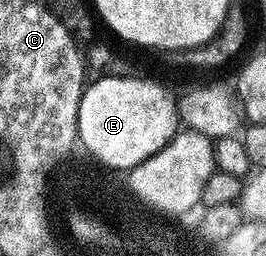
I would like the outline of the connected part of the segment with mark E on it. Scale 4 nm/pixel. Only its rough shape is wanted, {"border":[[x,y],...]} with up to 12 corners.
{"border":[[150,77],[94,79],[77,135],[111,165],[149,160],[181,123]]}

